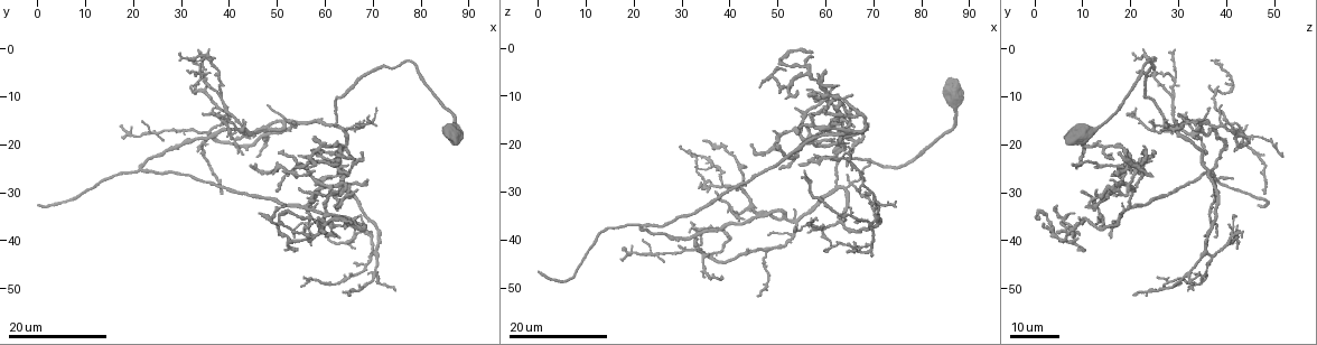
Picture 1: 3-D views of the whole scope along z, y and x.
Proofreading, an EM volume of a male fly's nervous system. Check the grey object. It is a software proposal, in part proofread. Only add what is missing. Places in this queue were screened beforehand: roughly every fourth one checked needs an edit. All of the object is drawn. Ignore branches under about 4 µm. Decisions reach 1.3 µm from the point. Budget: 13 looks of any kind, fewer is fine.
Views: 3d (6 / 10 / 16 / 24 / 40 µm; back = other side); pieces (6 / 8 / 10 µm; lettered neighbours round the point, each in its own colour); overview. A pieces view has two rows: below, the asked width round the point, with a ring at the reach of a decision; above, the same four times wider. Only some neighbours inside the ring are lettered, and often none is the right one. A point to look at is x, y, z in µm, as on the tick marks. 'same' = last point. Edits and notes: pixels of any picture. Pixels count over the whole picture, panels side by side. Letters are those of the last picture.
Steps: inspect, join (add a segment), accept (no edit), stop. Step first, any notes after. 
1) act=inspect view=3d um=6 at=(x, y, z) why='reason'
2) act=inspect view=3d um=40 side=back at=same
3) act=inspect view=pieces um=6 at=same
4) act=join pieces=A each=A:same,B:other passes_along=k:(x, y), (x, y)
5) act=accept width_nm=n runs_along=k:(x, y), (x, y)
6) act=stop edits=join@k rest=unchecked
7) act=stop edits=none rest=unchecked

act=inspect view=3d um=16 at=(39.0, 30.5, 48.0) why='long arm stops here'

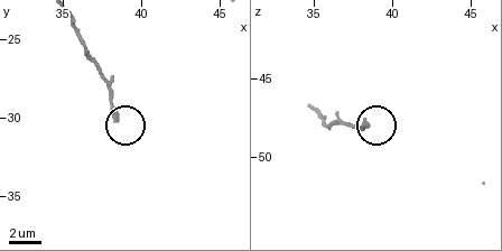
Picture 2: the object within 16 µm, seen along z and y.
act=inspect view=pieces um=10 at=(38.6, 30.2, 47.8)

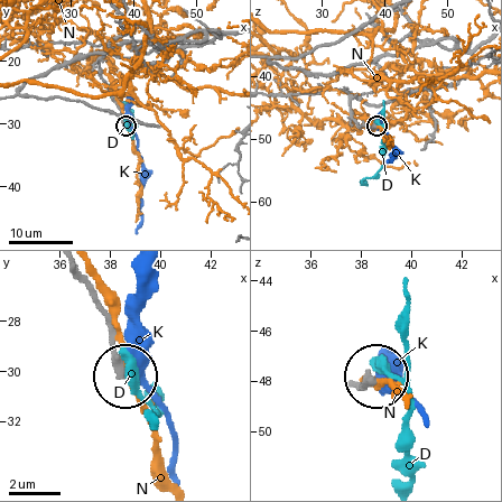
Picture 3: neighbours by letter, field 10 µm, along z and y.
act=accept each=D:other,K:other,N:other found='none of them fits'

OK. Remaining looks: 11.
act=inspect view=3d um=24 at=(29.5, 17.5, 41.5) why='branch stops here'

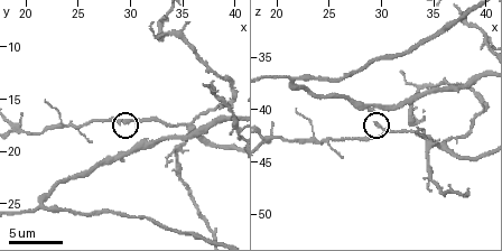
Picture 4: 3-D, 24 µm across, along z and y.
act=inspect view=pieces um=6 at=(29.4, 17.4, 41.2)

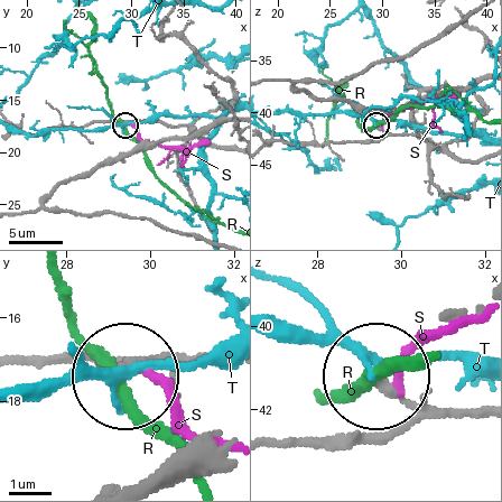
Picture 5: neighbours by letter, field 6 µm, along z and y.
act=accept each=R:other,S:other,T:other found='none of them fits'

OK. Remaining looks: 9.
act=inspect view=3d um=16 at=(46.0, 23.0, 51.0) why='tapers out'

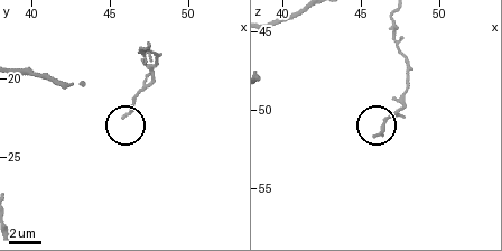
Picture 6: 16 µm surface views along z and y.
act=inspect view=pieces um=6 at=(46.0, 22.4, 51.6)

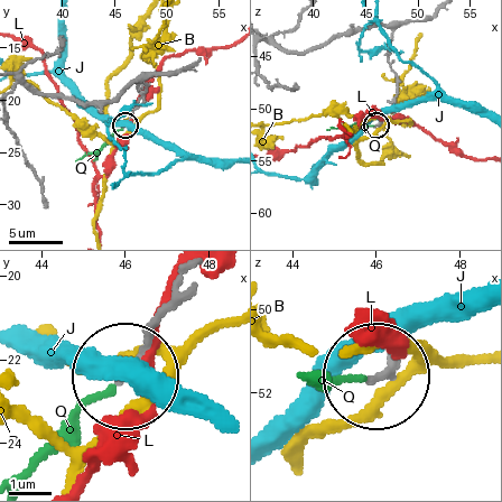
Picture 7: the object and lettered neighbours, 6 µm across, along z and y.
act=join pieces=Q width_nm=110 each=B:other,J:other,L:other,Q:same found='the cell continues'

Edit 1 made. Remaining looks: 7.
act=inspect view=3d um=16 at=(35.0, 13.5, 19.5) why='thin end'

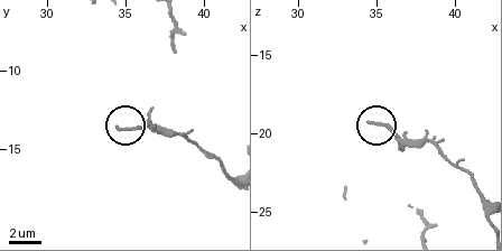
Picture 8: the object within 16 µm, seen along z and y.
act=inspect view=pieces um=6 at=(34.4, 13.6, 19.4)

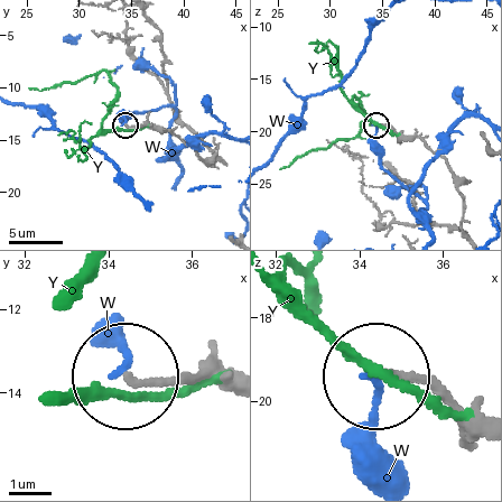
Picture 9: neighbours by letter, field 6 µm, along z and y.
act=accept each=W:other,Y:other runs_along=9:(228, 391), (124, 380) found='none of them fits'

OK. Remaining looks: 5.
act=inspect view=3d um=24 at=(18.5, 19.0, 41.5) why='an open end'

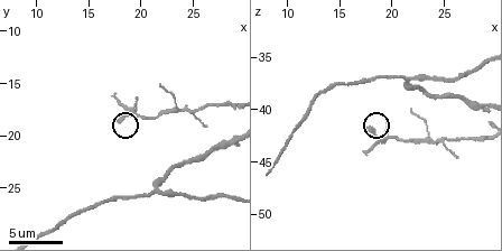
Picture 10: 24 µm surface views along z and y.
act=inspect view=pieces um=8 at=(18.0, 18.4, 41.6)

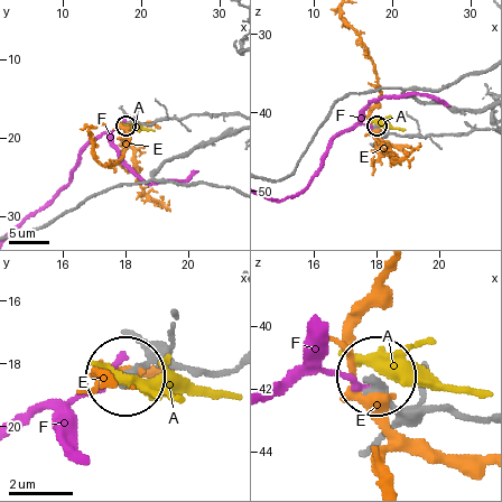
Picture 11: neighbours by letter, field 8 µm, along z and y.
act=accept each=A:other,E:other,F:other runs_along=11:(482, 129), (406, 137), (381, 132), (377, 126) found='none of them fits'

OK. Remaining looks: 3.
act=inspect view=3d um=24 at=(0.0, 32.5, 47.0) why='free end'

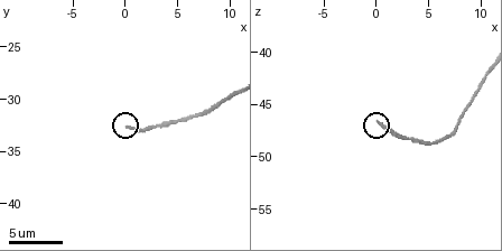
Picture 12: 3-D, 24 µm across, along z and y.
act=inspect view=pieces um=8 at=(0.2, 32.8, 46.8) why='what lies round it'

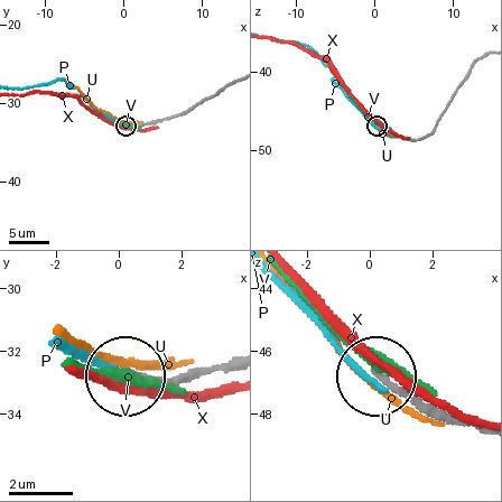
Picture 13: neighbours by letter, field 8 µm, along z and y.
act=accept each=P:other,U:other,V:other,X:other found='no lettered segment goes on from it'

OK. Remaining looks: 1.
act=stop edits=join@7 rest=unchecked

